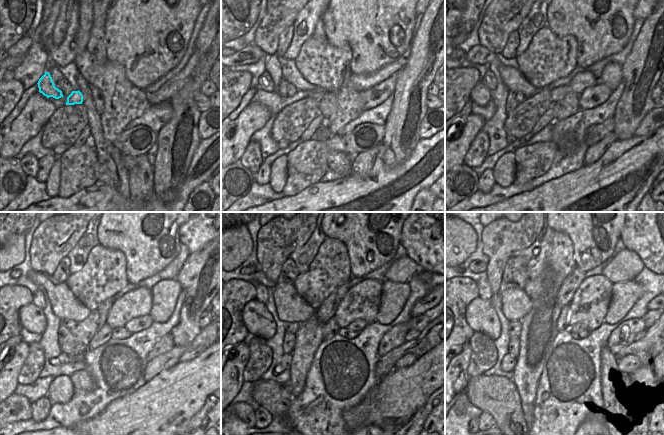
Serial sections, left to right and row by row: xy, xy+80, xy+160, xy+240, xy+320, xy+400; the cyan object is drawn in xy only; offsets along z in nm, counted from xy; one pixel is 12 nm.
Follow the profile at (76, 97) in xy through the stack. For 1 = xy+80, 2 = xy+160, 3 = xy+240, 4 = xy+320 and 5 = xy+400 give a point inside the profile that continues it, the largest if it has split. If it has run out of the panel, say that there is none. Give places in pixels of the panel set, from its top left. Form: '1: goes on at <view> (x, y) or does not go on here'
1: goes on at xy+80 (318, 96)
2: goes on at xy+160 (582, 80)
3: goes on at xy+240 (138, 302)
4: goes on at xy+320 (362, 301)
5: goes on at xy+400 (589, 305)

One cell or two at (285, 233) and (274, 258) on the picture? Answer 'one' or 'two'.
one

